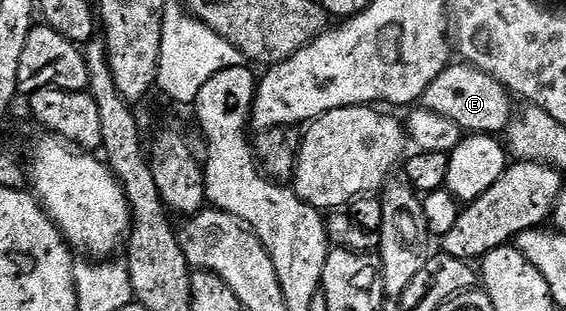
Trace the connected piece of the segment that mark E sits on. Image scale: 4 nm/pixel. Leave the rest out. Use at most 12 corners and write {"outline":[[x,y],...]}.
{"outline":[[447,65],[423,108],[468,135],[503,134],[509,86],[485,69]]}

